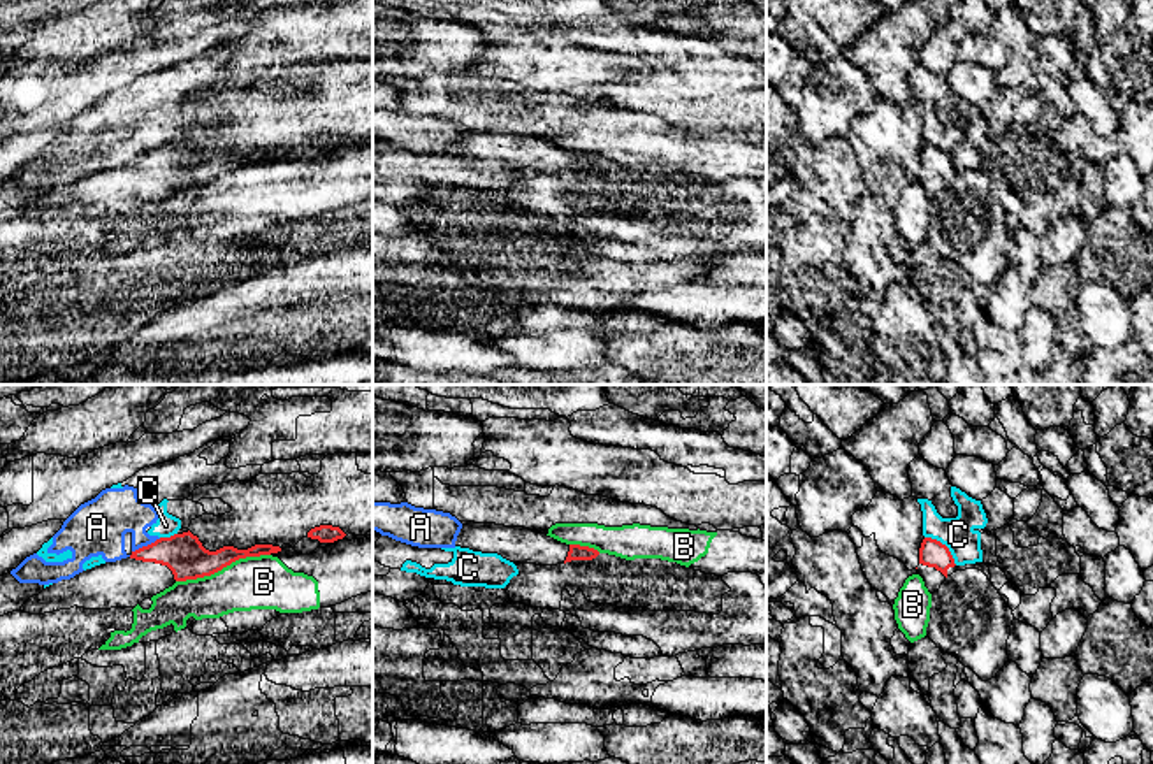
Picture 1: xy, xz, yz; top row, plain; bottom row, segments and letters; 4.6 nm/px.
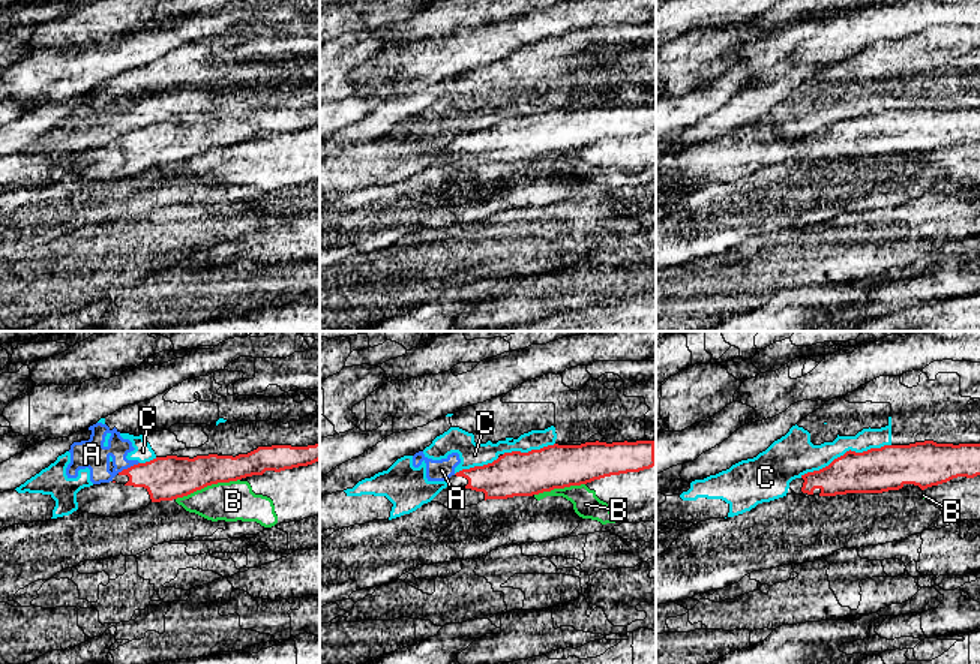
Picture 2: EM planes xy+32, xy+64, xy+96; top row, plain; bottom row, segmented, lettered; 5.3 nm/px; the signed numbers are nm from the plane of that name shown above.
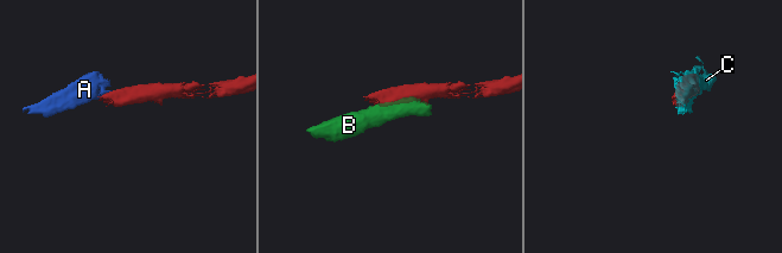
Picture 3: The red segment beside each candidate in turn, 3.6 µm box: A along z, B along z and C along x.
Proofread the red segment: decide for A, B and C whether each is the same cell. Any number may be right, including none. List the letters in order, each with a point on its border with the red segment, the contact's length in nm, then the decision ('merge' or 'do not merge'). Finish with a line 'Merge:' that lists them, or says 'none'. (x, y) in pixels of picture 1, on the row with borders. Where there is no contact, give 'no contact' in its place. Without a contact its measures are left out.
A: xy (148, 545) | 150 nm | do not merge
B: xy (222, 568) | 460 nm | do not merge
C: yz (944, 545) | 200 nm | do not merge
Merge: none

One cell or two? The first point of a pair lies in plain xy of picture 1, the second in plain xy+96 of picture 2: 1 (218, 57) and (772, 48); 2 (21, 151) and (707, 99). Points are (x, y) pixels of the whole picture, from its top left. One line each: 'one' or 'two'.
1: two
2: two

